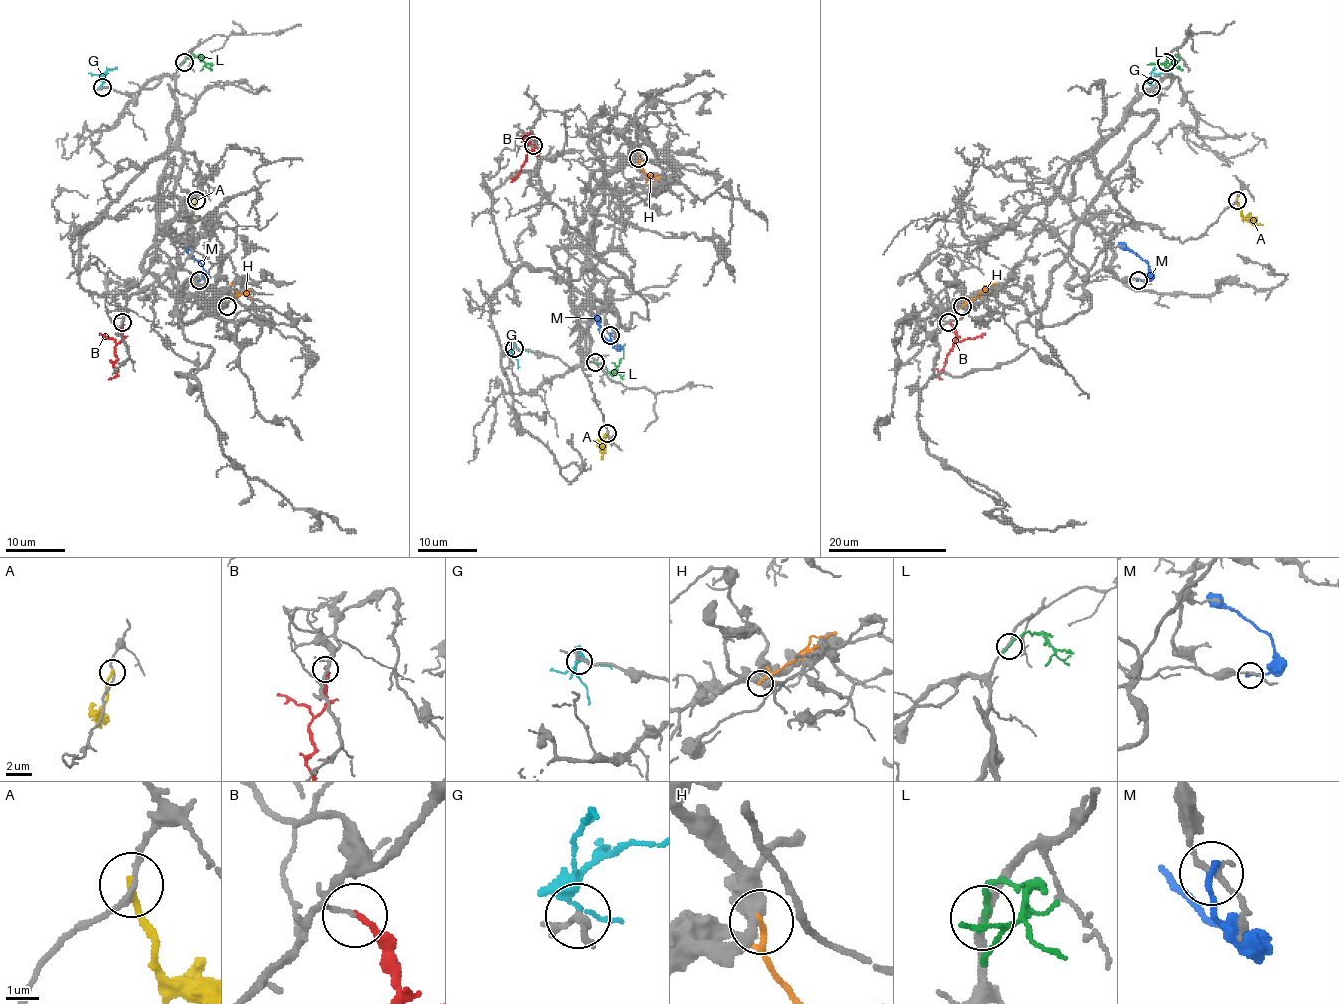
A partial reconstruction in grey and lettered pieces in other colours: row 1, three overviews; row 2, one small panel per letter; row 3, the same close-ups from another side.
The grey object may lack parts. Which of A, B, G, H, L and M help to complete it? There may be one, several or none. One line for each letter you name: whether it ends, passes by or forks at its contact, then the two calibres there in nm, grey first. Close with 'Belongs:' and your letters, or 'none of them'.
Belongs: none of them

